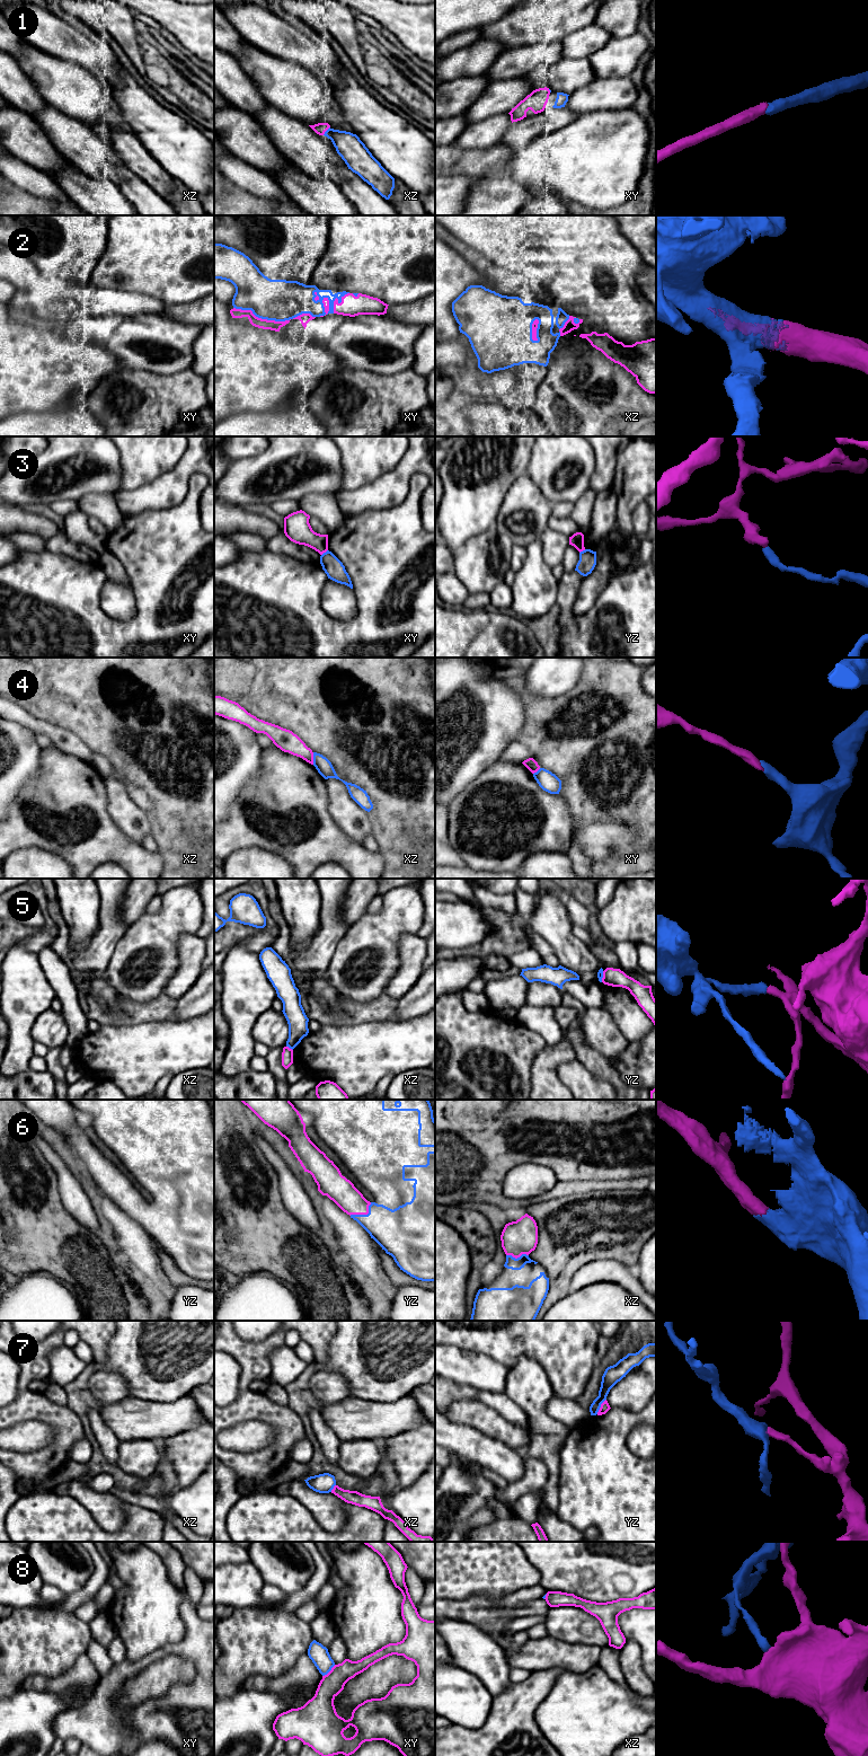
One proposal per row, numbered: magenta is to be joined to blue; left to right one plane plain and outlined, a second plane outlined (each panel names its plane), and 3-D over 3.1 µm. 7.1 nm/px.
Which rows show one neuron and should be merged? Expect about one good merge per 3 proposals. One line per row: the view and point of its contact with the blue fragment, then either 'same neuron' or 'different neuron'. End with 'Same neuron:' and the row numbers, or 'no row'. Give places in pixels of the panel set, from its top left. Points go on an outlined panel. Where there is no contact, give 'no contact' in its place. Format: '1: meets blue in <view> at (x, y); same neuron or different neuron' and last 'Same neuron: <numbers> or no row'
1: meets blue in xz at (326, 131); same neuron
2: meets blue in xy at (262, 318); same neuron
3: meets blue in xy at (324, 553); different neuron
4: meets blue in xz at (313, 758); different neuron
5: meets blue in xz at (290, 1048); different neuron
6: meets blue in yz at (363, 1215); same neuron
7: meets blue in yz at (600, 1406); different neuron
8: meets blue in xy at (328, 1671); different neuron
Same neuron: 1, 2, 6

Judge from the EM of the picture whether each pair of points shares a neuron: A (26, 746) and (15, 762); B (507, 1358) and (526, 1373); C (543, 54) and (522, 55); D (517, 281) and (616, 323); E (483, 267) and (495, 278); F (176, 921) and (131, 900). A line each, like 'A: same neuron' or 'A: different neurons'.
A: same neuron
B: different neurons
C: same neuron
D: different neurons
E: same neuron
F: different neurons

